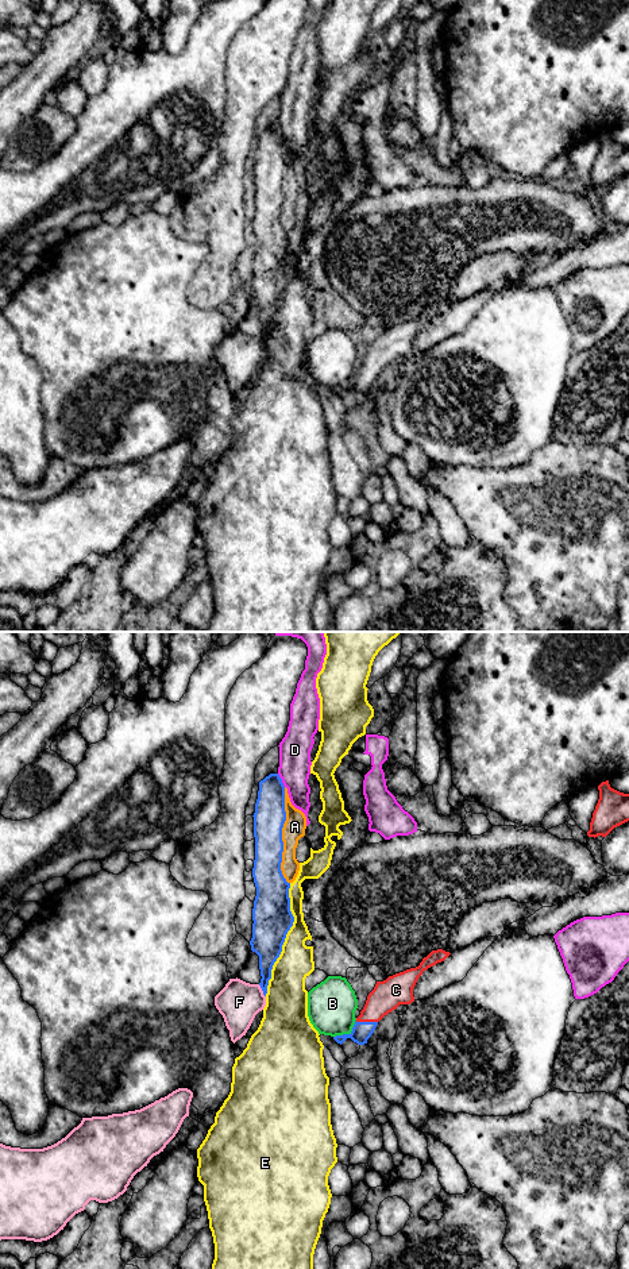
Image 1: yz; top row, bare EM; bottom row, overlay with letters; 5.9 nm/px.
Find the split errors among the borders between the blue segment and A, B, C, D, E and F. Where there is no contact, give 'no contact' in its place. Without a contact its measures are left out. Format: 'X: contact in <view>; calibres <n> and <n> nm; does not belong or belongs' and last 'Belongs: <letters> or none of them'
A: contact in yz; calibres 190 and 130 nm; does not belong
B: contact in yz; calibres 110 and 280 nm; does not belong
C: contact in yz; calibres 110 and 180 nm; belongs
D: contact in yz; calibres 190 and 190 nm; does not belong
E: contact in yz; calibres 240 and 200 nm; does not belong
F: contact in yz; calibres 140 and 240 nm; does not belong
Belongs: C

